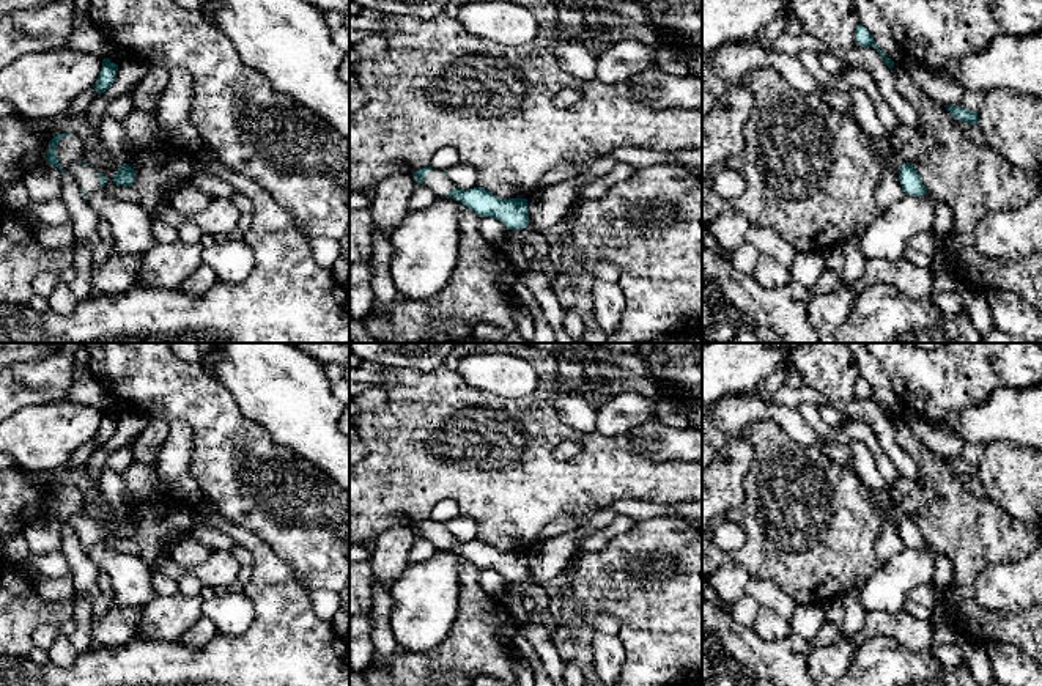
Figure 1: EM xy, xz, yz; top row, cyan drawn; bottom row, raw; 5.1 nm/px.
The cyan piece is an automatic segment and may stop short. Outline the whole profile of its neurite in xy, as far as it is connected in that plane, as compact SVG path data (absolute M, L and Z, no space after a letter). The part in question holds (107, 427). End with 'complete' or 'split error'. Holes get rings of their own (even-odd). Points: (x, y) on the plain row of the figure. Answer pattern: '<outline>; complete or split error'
M109 411L102 412L102 420L101 420L99 430L94 436L94 442L98 447L101 447L110 441L110 437L116 431L116 423L118 423L118 417L112 415Z; complete

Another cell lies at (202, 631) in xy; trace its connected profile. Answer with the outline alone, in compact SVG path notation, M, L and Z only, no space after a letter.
M201 617L181 636L179 640L189 648L200 650L219 634L216 625L208 617Z

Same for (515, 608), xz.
M504 596L502 604L507 607L508 614L513 617L516 625L524 625L526 612L523 607L523 599Z

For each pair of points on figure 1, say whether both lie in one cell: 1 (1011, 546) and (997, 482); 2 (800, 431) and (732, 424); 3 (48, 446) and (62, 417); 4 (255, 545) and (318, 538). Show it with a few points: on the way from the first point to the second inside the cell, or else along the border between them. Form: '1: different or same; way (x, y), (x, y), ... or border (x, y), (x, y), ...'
1: different; border (990, 499), (1008, 513), (1025, 521)
2: same; way (783, 416), (776, 413), (750, 413)
3: same; way (48, 439), (60, 424)
4: different; border (238, 526), (252, 531), (291, 568)

